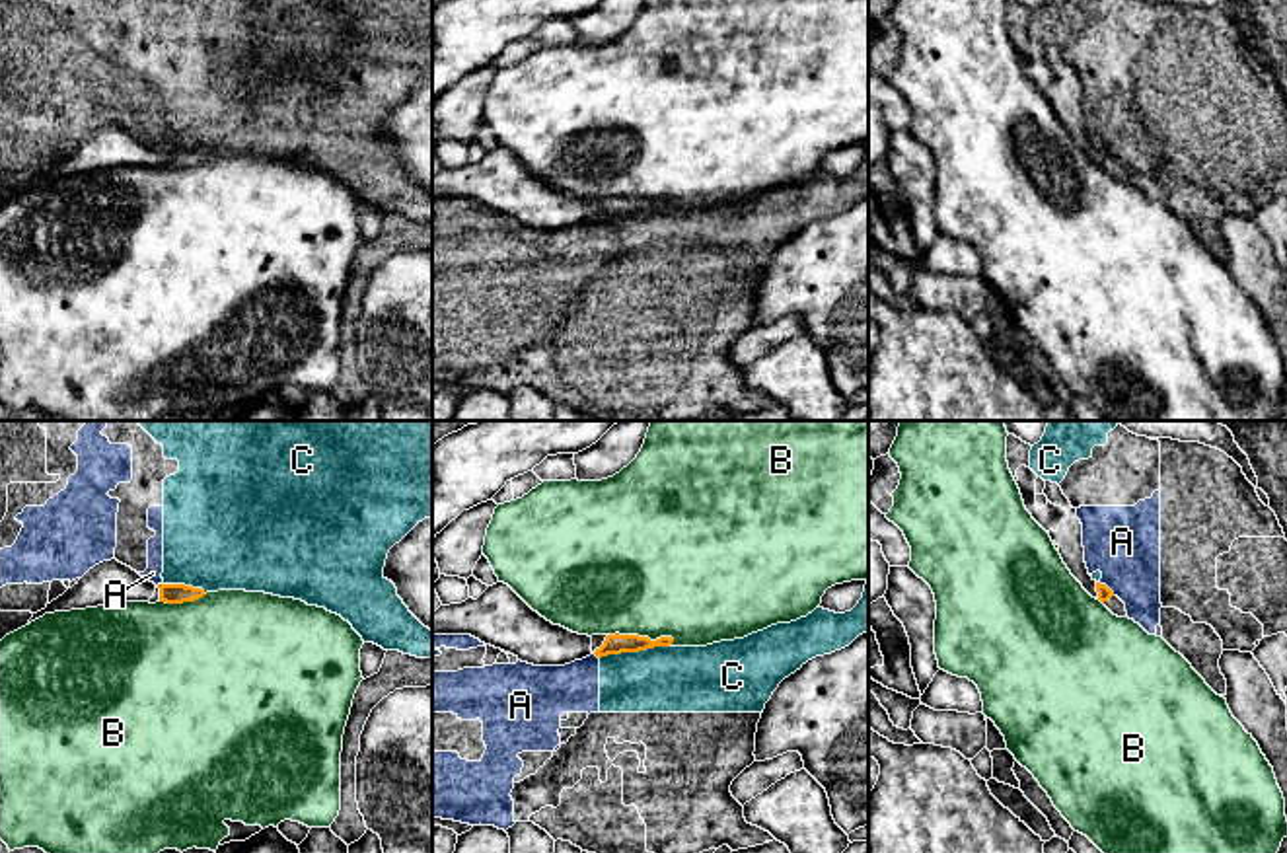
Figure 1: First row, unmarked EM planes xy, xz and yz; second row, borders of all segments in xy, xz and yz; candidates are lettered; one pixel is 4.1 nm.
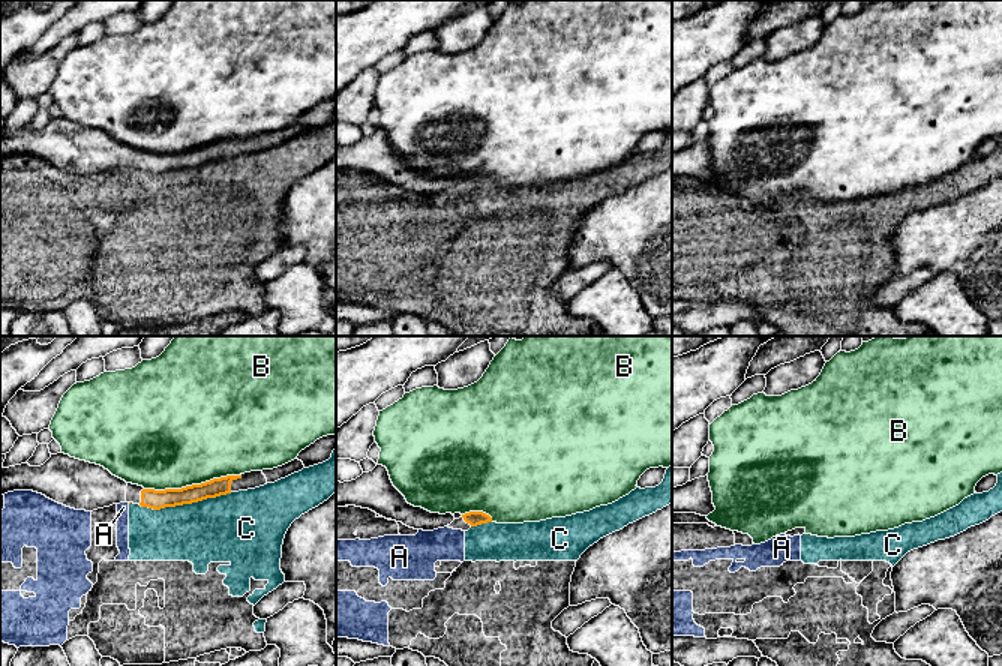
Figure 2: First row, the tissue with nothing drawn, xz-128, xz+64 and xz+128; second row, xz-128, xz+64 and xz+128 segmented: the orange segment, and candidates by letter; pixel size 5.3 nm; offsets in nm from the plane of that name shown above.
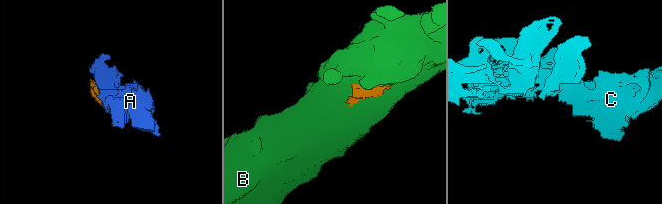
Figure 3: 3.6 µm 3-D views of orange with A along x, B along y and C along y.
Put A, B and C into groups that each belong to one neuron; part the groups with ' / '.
A C / B

